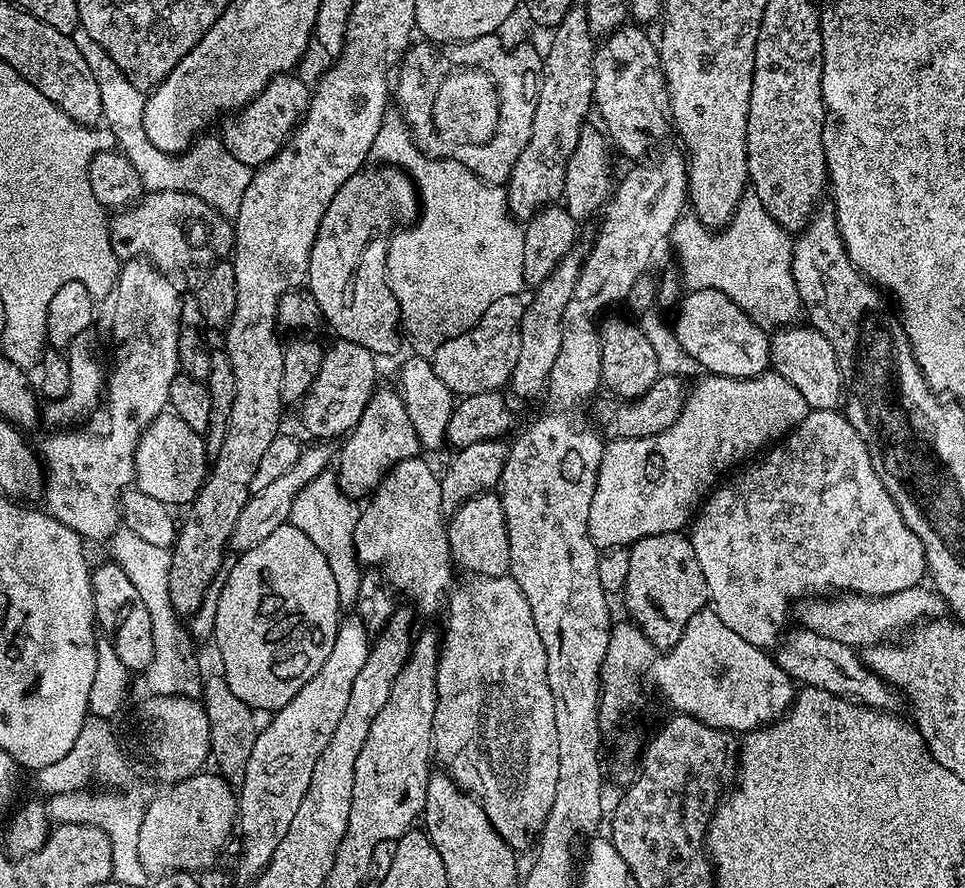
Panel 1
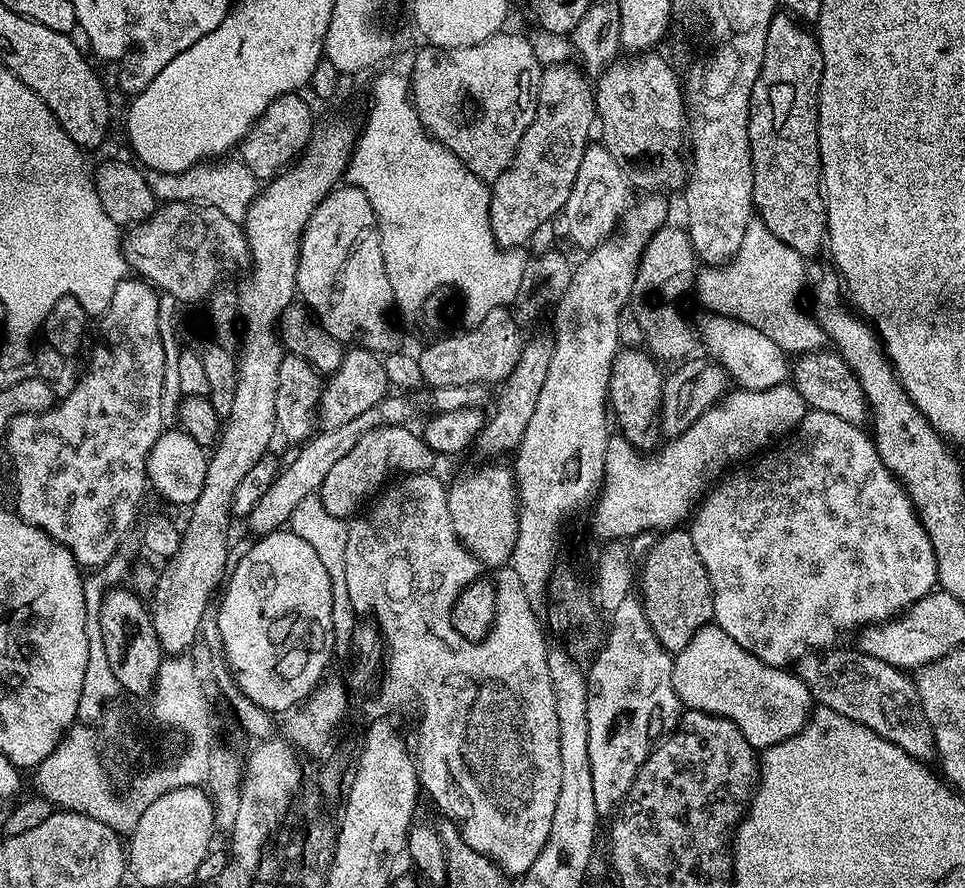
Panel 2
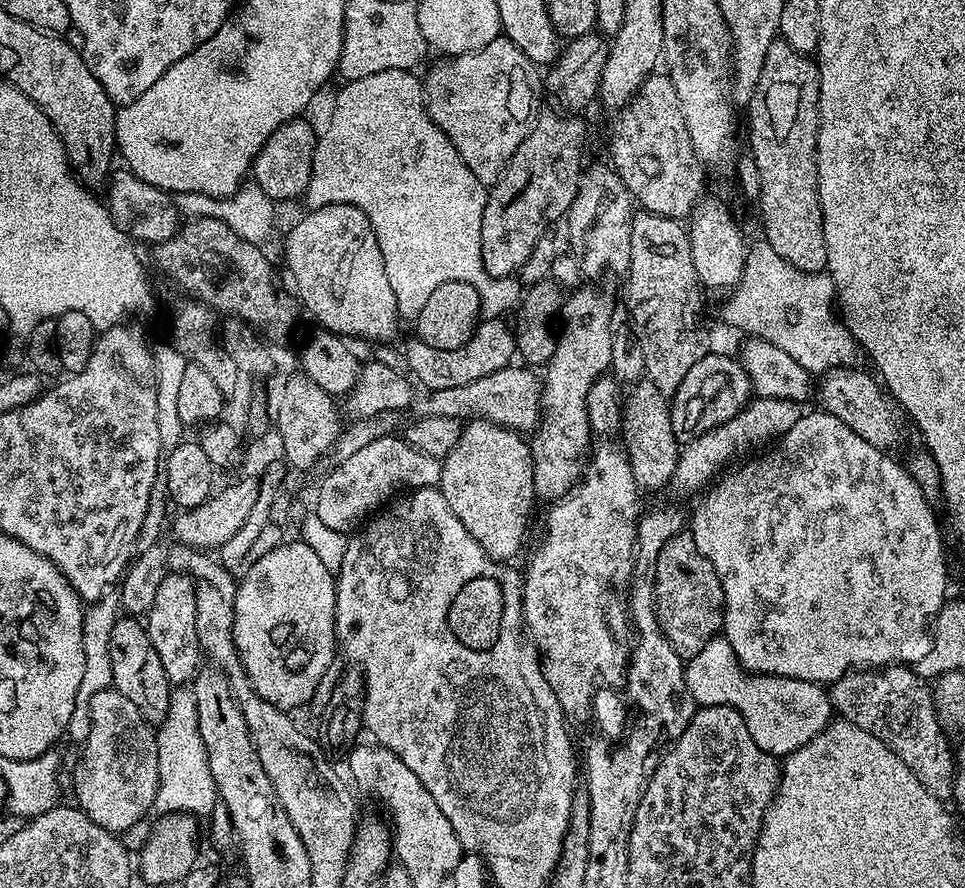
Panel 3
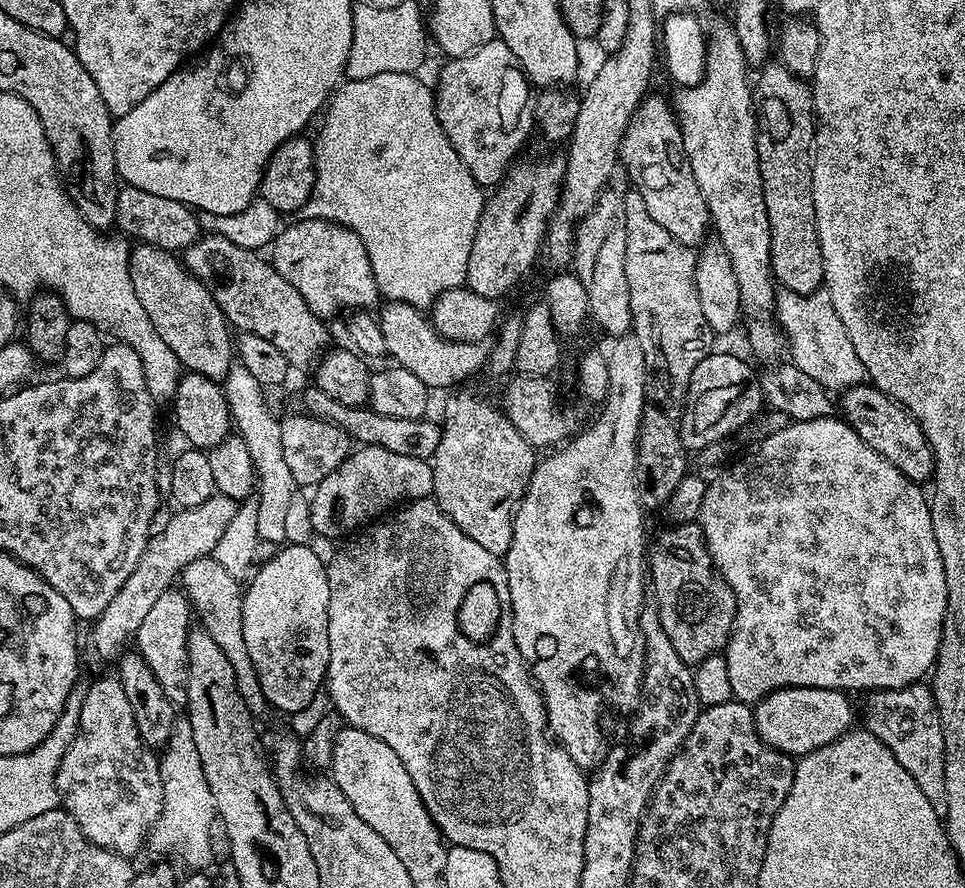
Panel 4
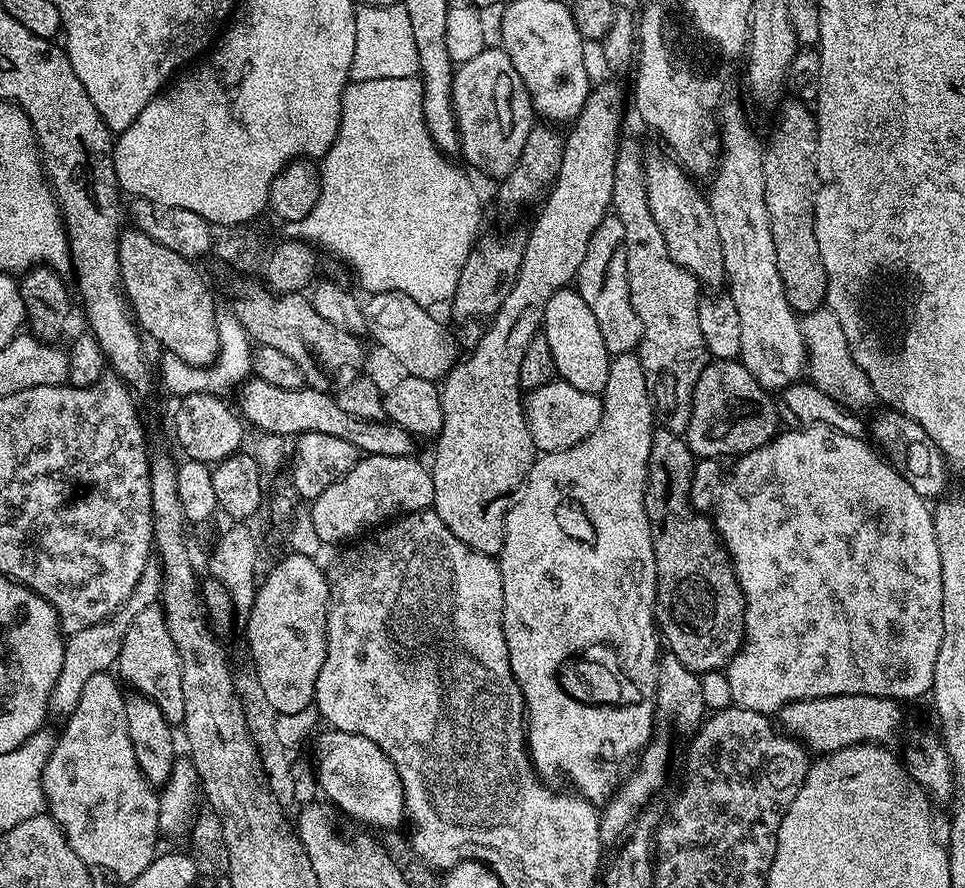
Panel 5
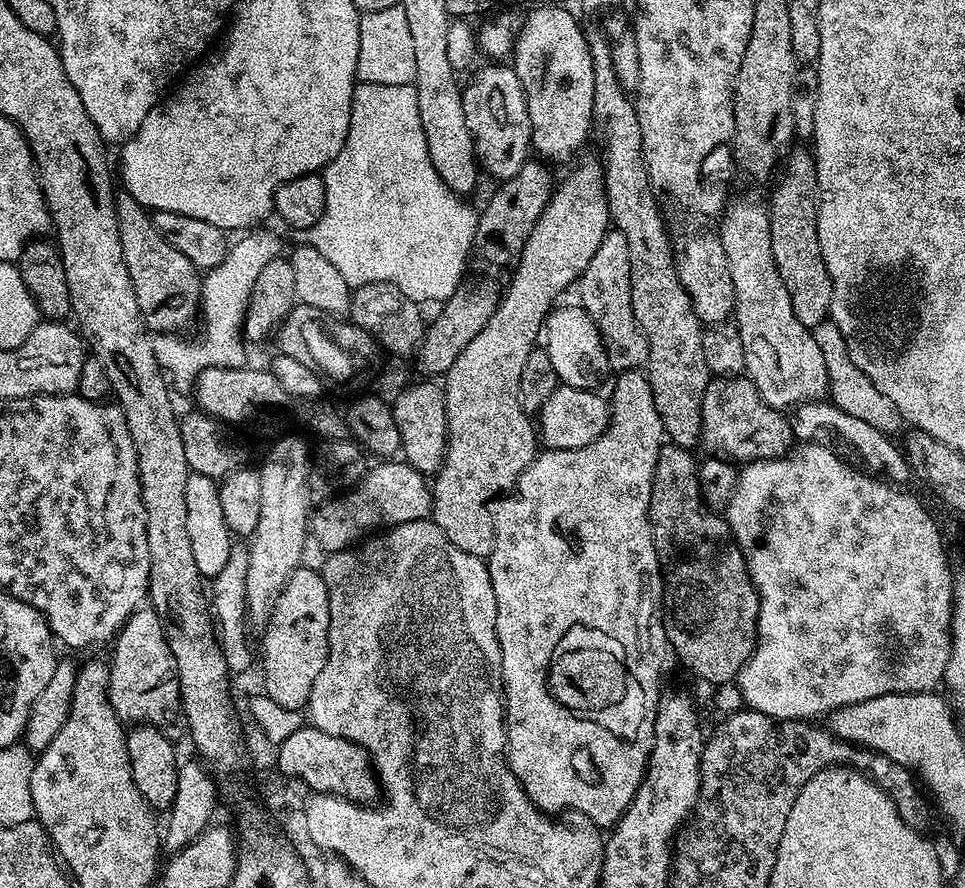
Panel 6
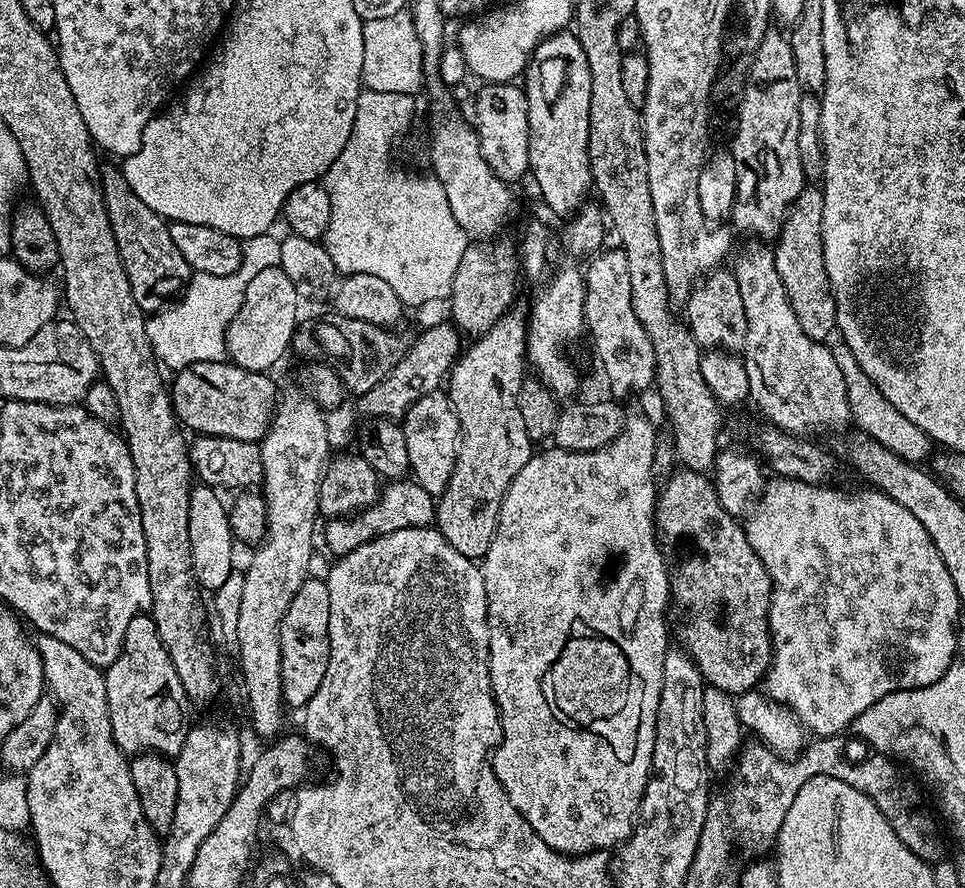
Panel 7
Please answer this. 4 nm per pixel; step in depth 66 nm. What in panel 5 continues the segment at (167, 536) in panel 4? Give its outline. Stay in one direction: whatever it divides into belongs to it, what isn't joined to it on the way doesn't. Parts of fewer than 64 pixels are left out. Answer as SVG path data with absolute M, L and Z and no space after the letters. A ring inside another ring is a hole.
M149 562L142 570L142 578L138 578L138 586L132 591L124 607L111 620L104 620L101 624L94 626L86 626L86 630L78 630L65 639L62 671L58 673L58 682L54 686L50 701L50 712L53 717L71 716L78 706L78 698L82 698L82 690L86 682L90 682L94 674L109 671L119 661L122 642L126 638L126 630L131 626L132 619L142 614L142 610L146 610L159 601L163 581L164 572L160 569L159 563Z

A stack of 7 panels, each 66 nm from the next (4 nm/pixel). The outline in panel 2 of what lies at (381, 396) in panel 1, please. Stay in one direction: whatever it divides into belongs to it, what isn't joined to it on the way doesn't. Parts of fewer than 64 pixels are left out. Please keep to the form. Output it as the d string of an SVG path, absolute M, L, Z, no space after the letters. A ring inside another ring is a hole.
M383 424L370 434L358 438L354 450L350 450L350 454L341 458L331 468L330 474L326 474L318 493L322 506L326 506L326 510L330 510L330 514L348 518L365 501L375 497L397 474L429 471L433 467L431 464L434 454L428 449L423 435L416 433L415 436L410 429L411 427L399 424Z

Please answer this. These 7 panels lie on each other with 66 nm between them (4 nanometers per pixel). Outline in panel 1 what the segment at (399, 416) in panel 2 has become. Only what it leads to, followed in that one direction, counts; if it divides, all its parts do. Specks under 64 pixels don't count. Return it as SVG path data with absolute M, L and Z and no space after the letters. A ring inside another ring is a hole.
M312 442L312 445L305 447L300 453L298 462L286 470L286 474L279 476L270 486L249 495L246 506L242 506L242 514L238 514L238 522L234 522L230 548L233 553L239 554L258 546L269 534L274 534L278 526L289 523L288 515L294 506L294 498L305 488L318 474L322 474L333 463L334 452L328 449L329 445L324 442Z

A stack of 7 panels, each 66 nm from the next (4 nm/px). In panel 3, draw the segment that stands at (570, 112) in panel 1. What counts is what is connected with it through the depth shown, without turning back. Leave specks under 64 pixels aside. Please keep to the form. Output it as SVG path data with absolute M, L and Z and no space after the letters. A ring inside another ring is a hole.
M548 112L545 116L537 115L531 128L528 129L526 138L518 146L518 150L514 150L514 154L510 158L510 162L506 162L506 166L502 170L502 174L488 188L488 197L486 198L486 210L482 210L482 262L484 268L490 276L510 276L519 273L519 268L527 262L532 256L532 251L536 248L536 243L544 236L544 231L551 226L555 220L563 221L568 215L570 206L574 202L574 198L580 189L580 178L584 164L584 124L580 121L581 117L576 114L559 114Z

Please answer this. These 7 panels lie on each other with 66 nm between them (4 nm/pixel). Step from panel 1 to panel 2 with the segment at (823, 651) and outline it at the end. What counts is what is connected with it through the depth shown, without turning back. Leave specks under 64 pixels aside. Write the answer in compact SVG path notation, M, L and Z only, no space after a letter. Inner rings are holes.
M859 649L831 652L826 654L829 654L826 658L816 652L807 653L794 666L796 674L817 691L819 701L894 742L916 760L931 761L936 753L936 740L922 714L915 681L896 665L876 659Z

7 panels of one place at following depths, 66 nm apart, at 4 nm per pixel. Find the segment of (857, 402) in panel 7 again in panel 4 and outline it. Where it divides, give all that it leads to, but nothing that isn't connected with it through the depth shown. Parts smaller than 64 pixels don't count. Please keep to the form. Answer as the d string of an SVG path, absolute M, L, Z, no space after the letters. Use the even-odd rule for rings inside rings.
M787 290L777 291L774 319L784 333L787 355L792 355L789 356L791 363L827 388L829 393L840 394L844 389L868 380L866 366L858 362L850 334L846 334L846 326L842 326L842 318L838 318L838 310L834 310L834 302L830 302L827 290L812 292L809 296L799 296Z

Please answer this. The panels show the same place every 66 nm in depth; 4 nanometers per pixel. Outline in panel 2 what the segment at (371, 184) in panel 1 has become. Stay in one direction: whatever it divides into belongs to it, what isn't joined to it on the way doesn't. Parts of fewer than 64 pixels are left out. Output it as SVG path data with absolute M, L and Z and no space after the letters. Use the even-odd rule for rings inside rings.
M351 186L333 188L329 196L322 198L314 214L310 214L310 222L306 222L300 239L296 290L299 299L314 313L315 319L321 320L324 316L324 296L329 296L332 279L335 279L348 248L356 241L360 231L373 227L375 222L376 215L372 213L366 194L361 188Z

